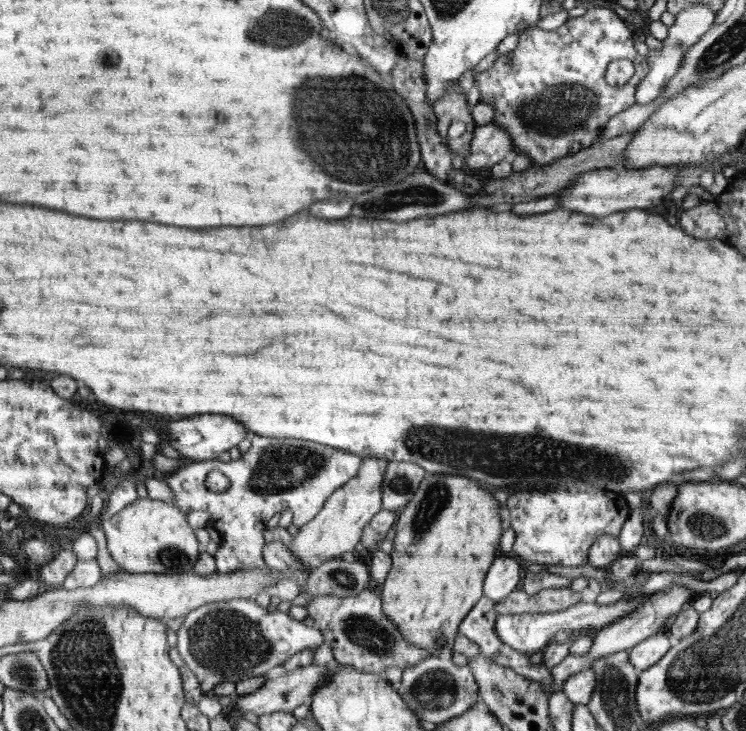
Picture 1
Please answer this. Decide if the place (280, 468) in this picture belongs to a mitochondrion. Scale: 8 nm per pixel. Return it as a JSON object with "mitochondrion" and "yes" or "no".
{"mitochondrion":"yes"}

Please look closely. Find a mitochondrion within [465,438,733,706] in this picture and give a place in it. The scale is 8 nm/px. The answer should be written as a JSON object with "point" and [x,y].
{"point":[706,526]}

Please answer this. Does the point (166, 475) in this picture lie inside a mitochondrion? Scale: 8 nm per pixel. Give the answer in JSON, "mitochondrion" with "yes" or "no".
{"mitochondrion":"no"}

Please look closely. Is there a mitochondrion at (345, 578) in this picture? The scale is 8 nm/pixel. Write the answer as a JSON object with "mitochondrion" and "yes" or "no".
{"mitochondrion":"yes"}

